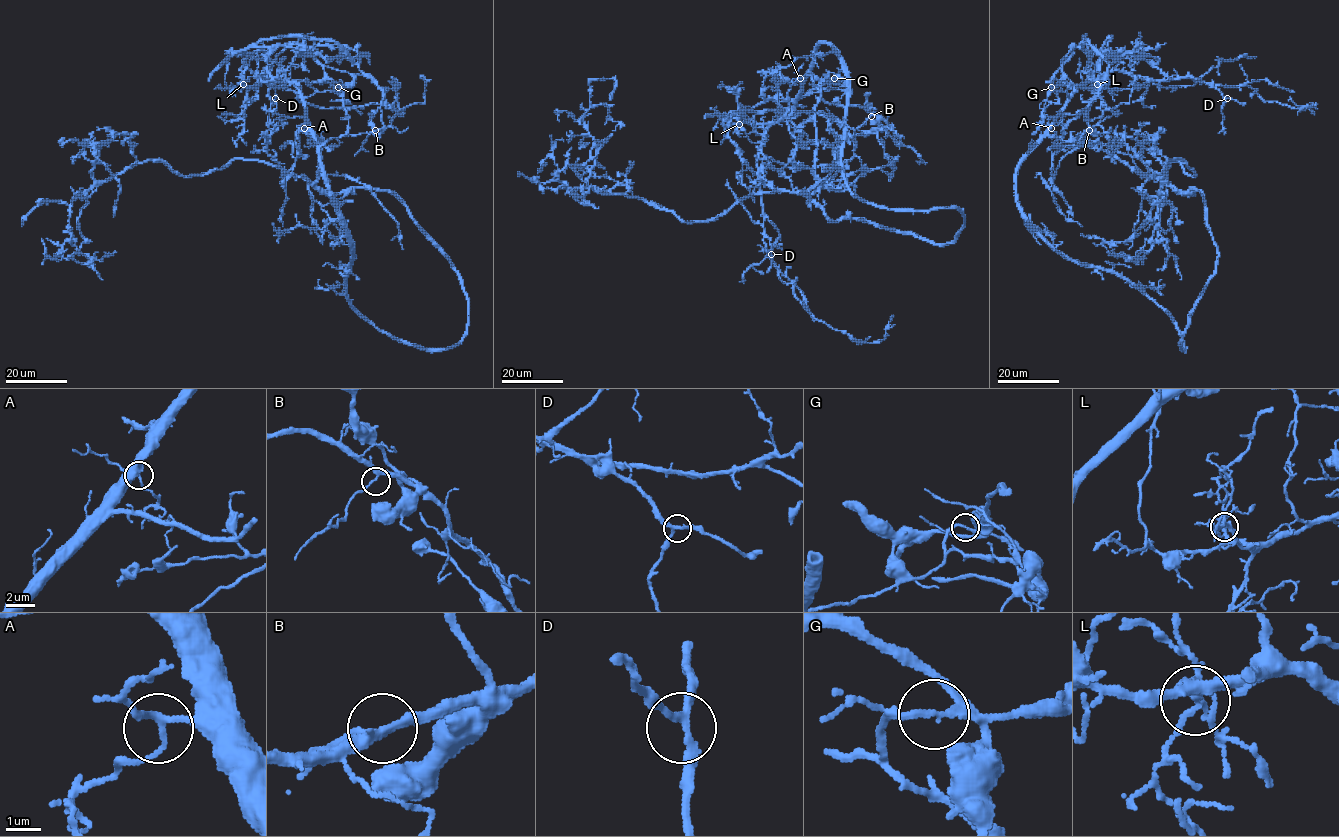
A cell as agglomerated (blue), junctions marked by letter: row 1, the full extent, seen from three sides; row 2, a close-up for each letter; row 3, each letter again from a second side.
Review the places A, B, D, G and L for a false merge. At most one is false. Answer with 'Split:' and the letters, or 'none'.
Split: G

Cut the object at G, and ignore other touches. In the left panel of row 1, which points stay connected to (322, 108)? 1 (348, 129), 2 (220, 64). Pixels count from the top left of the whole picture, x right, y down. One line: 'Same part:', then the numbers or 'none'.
Same part: none

